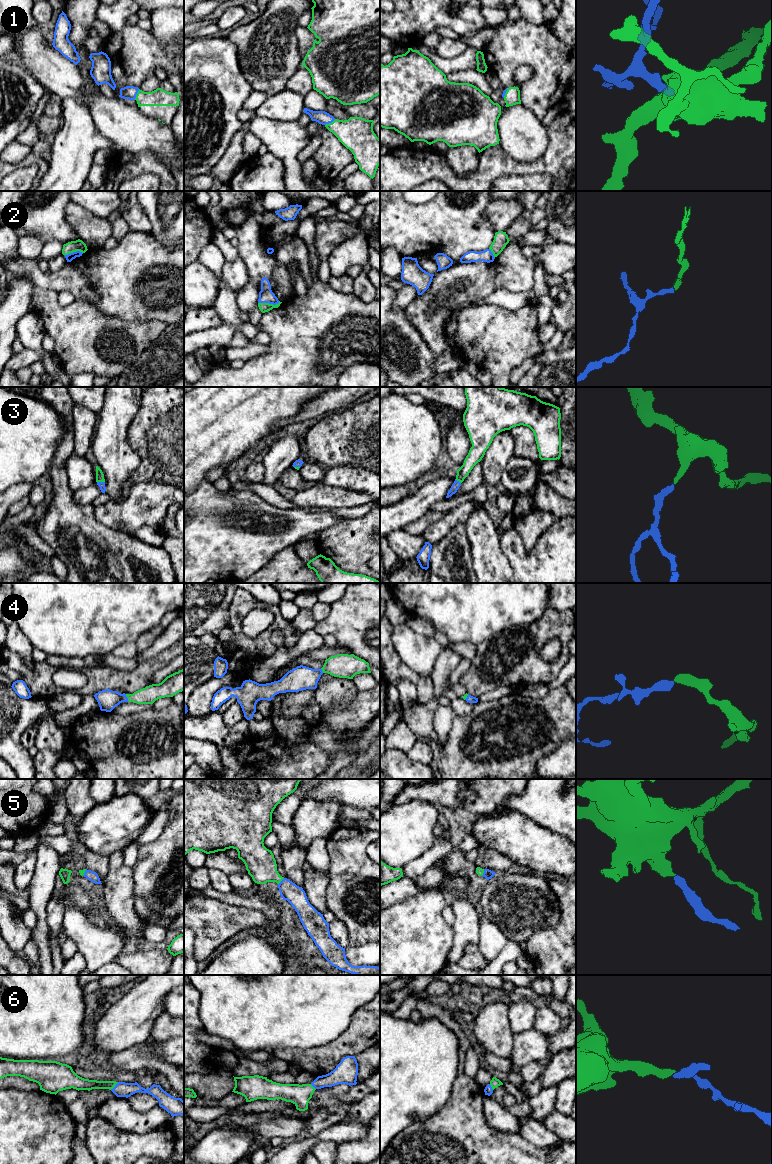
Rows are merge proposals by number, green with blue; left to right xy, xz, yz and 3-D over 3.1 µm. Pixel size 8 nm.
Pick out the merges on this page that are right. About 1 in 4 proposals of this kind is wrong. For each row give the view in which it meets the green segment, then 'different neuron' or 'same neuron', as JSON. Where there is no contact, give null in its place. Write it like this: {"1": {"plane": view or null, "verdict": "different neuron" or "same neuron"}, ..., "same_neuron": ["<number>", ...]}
{"1": {"plane": "xy", "verdict": "same neuron"}, "2": {"plane": "xz", "verdict": "same neuron"}, "3": {"plane": "xy", "verdict": "same neuron"}, "4": {"plane": "xy", "verdict": "same neuron"}, "5": {"plane": "xz", "verdict": "same neuron"}, "6": {"plane": "xy", "verdict": "same neuron"}, "same_neuron": ["1", "2", "3", "4", "5", "6"]}

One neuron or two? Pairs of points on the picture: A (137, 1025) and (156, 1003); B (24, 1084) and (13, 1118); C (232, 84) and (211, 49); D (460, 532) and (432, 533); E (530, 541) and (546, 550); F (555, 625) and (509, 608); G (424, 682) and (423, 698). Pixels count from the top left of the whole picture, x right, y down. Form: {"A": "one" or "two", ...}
{"A": "one", "B": "two", "C": "one", "D": "two", "E": "two", "F": "two", "G": "one"}

